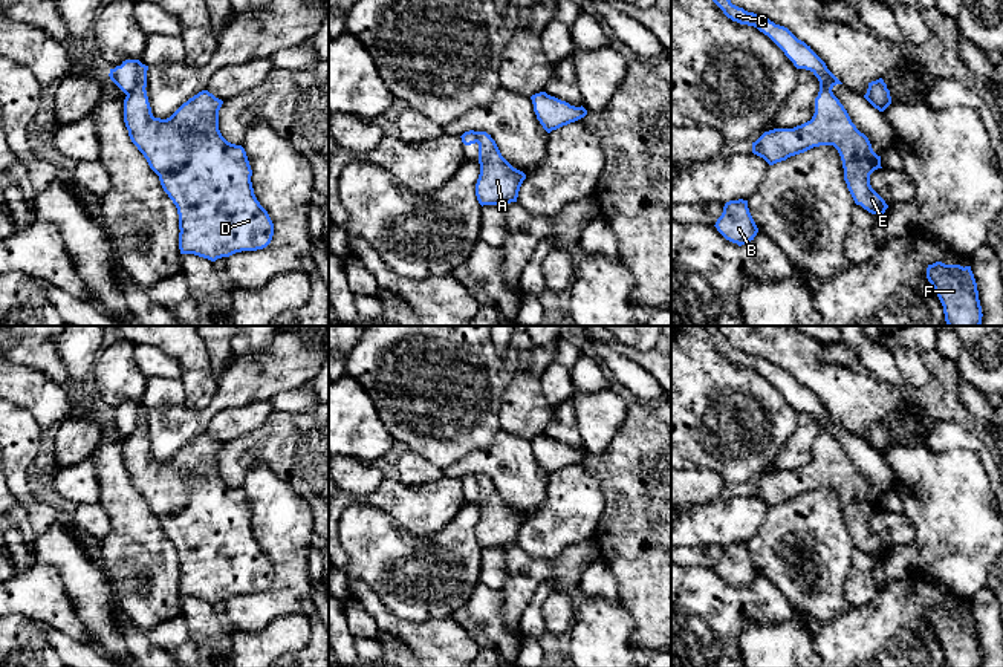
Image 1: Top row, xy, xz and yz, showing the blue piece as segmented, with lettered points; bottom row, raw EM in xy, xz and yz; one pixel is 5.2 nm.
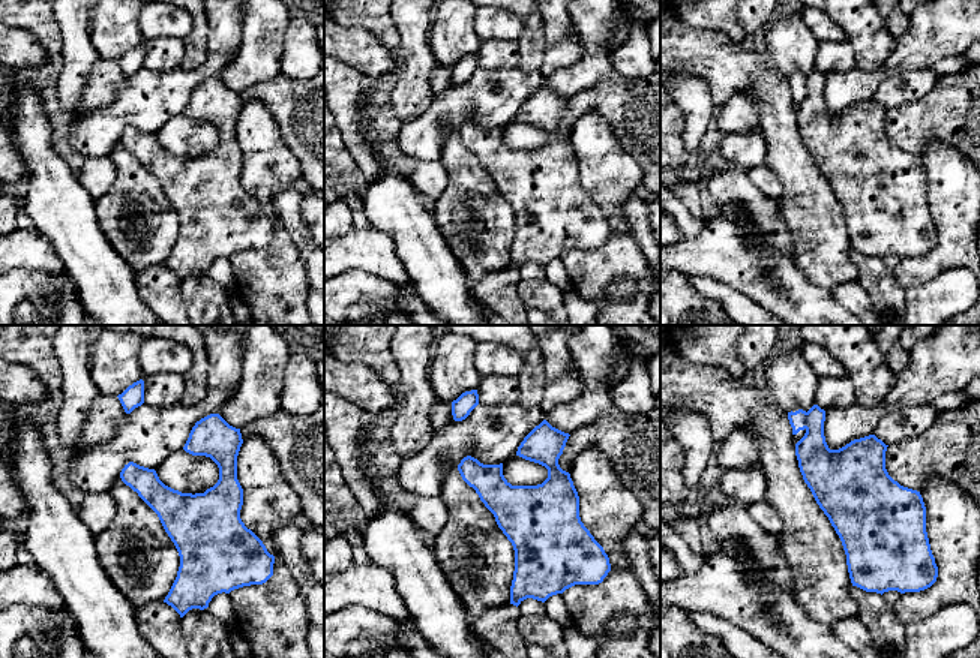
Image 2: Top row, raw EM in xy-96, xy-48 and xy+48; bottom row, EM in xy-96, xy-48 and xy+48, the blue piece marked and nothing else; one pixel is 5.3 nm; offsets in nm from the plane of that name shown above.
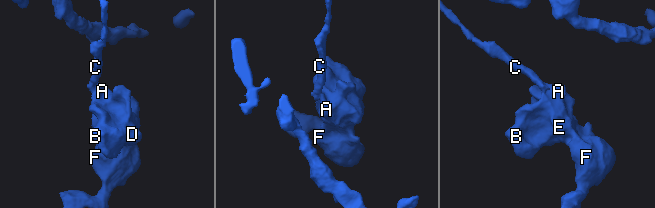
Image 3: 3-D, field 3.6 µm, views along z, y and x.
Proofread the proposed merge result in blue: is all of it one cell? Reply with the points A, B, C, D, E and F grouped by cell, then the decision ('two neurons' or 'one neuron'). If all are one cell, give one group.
A B D E F / C; two neurons

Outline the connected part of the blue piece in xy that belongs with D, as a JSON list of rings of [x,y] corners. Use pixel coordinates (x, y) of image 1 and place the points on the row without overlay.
[[[141,405],[136,430],[124,442],[124,465],[131,485],[159,519],[164,534],[177,551],[180,597],[194,597],[216,604],[235,595],[266,591],[274,578],[274,566],[254,537],[251,525],[252,512],[245,491],[228,485],[219,473],[219,453],[223,444],[208,433],[202,433],[183,445],[170,460],[154,460],[145,433],[147,413],[148,408]]]

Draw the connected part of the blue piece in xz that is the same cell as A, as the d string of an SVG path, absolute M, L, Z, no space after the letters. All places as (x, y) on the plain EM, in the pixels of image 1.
M477 474L480 517L476 526L479 546L502 548L517 545L526 517L514 511L486 474Z

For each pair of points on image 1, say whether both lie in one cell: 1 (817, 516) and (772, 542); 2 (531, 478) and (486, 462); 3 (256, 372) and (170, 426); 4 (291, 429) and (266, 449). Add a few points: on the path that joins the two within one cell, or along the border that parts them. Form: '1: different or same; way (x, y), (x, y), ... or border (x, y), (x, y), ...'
1: same; way (806, 519), (794, 520), (783, 531)
2: same; way (520, 478), (502, 475), (497, 470)
3: same; way (234, 389), (204, 416), (191, 422)
4: same; way (285, 433), (272, 445)

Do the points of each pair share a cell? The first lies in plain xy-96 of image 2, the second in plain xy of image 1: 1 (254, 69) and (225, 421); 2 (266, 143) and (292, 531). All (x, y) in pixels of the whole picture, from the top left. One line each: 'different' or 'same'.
1: same
2: same

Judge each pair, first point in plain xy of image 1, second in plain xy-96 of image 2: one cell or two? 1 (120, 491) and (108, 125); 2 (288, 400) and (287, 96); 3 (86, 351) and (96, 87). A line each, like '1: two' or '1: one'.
1: two
2: two
3: two

